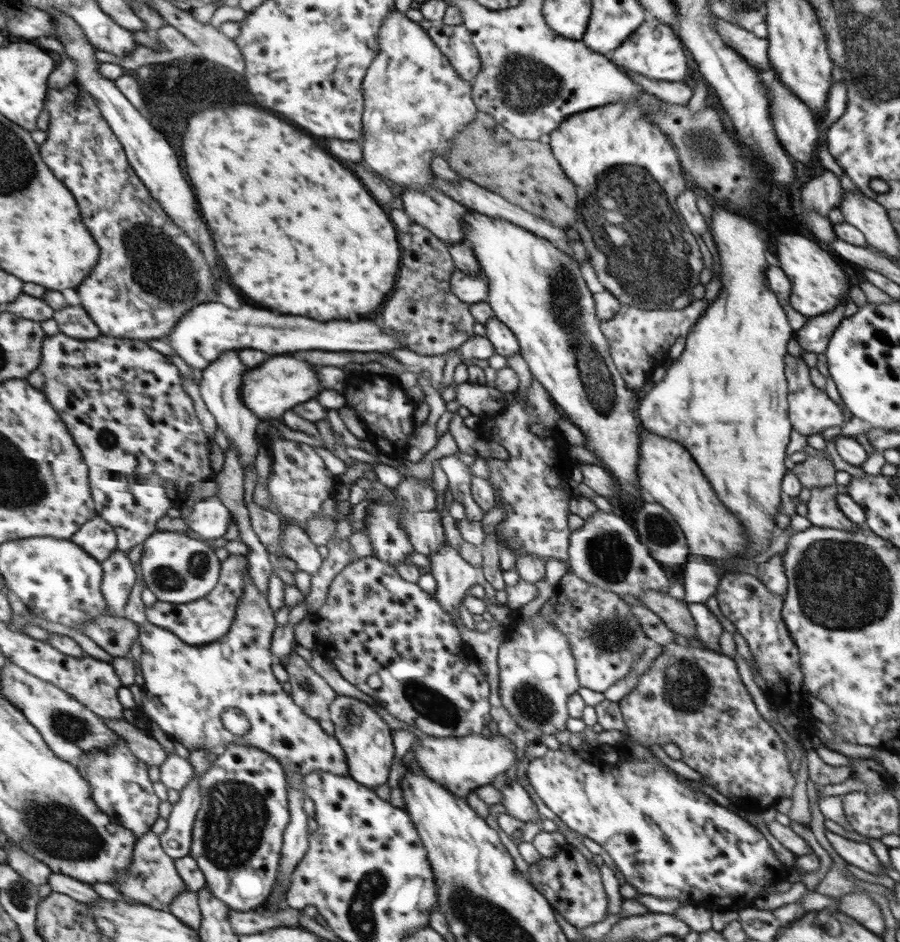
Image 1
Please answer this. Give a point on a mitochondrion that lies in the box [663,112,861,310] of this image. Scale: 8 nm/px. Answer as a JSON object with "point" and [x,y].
{"point":[703,148]}

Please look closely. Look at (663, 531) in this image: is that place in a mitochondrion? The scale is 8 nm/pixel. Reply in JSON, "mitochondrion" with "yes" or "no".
{"mitochondrion":"yes"}

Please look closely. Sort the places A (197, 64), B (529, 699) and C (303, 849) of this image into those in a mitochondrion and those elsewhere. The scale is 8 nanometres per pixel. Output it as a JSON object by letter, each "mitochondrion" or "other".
{"A":"other","B":"mitochondrion","C":"other"}

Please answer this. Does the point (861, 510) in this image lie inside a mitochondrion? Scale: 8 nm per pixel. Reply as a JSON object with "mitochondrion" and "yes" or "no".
{"mitochondrion":"no"}

